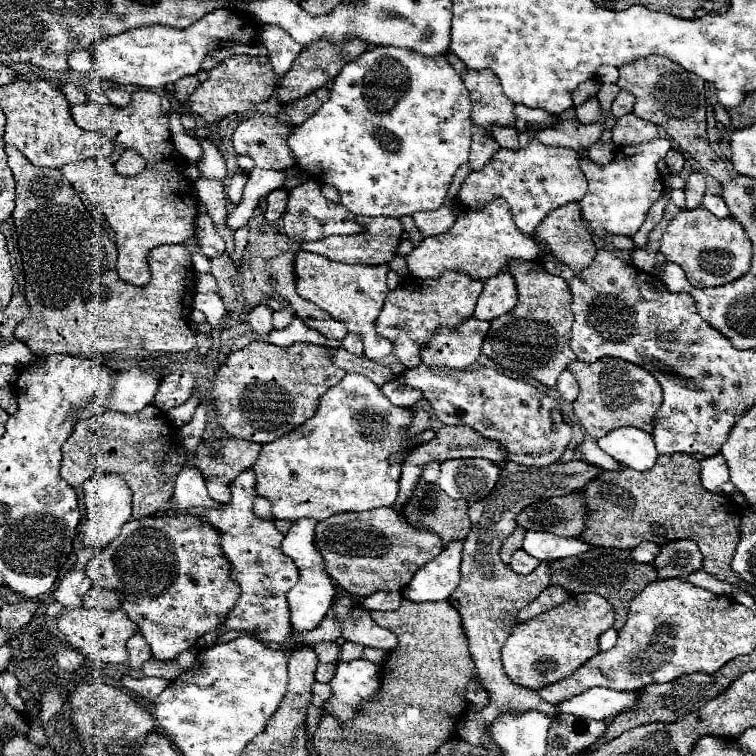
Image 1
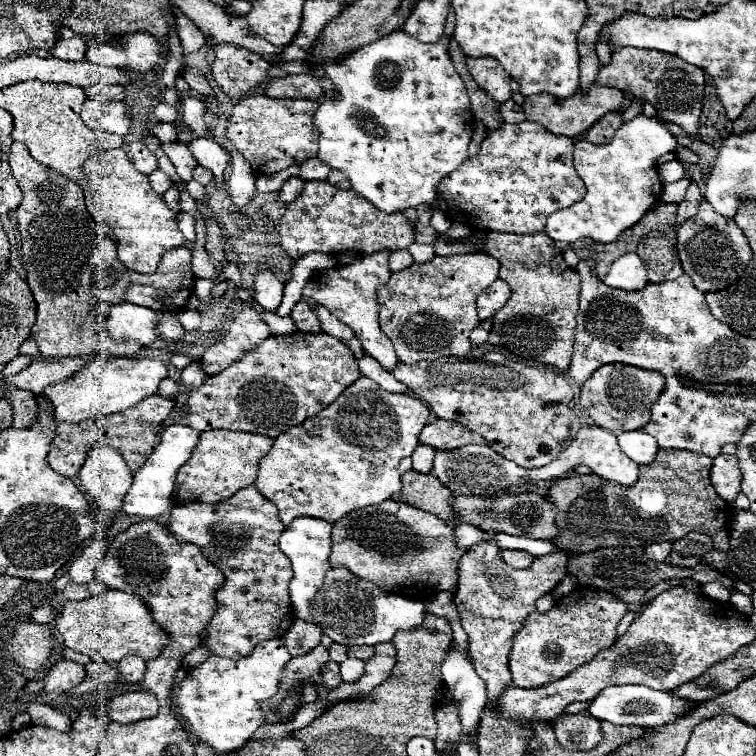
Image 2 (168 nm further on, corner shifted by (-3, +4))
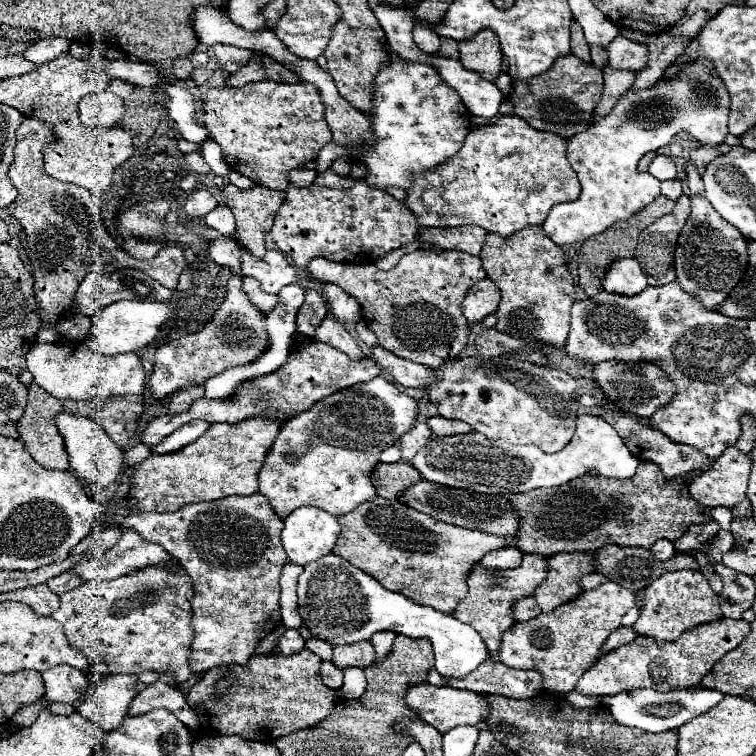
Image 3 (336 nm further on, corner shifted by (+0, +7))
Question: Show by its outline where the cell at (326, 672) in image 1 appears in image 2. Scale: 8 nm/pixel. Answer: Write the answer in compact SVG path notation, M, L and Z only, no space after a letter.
M328 661L328 663L324 665L324 669L322 669L322 677L324 677L324 683L326 683L328 689L334 689L334 687L338 687L338 685L342 683L338 665L336 665L334 661Z

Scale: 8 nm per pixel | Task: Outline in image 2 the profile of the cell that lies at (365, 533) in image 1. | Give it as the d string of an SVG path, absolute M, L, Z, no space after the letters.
M388 499L380 505L356 509L334 523L330 565L344 565L384 591L426 599L440 591L456 591L458 561L466 551L456 545L454 525L412 505Z

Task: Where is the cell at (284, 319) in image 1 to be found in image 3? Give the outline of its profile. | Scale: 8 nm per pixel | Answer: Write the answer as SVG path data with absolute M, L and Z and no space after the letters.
M307 290L305 302L297 312L297 332L313 338L315 330L319 328L325 316L327 316L327 304L323 302L323 296L317 290Z

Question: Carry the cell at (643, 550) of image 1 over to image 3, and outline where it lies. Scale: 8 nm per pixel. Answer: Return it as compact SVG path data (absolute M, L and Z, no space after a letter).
M657 540L653 546L651 546L651 552L657 560L669 560L673 554L675 554L675 546L673 542L669 540Z

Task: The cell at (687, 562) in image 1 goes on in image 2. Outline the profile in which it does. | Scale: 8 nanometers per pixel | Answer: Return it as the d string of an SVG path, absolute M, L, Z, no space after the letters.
M688 533L684 539L676 541L670 553L670 563L680 567L692 567L704 561L704 555L712 549L712 537L704 533Z

